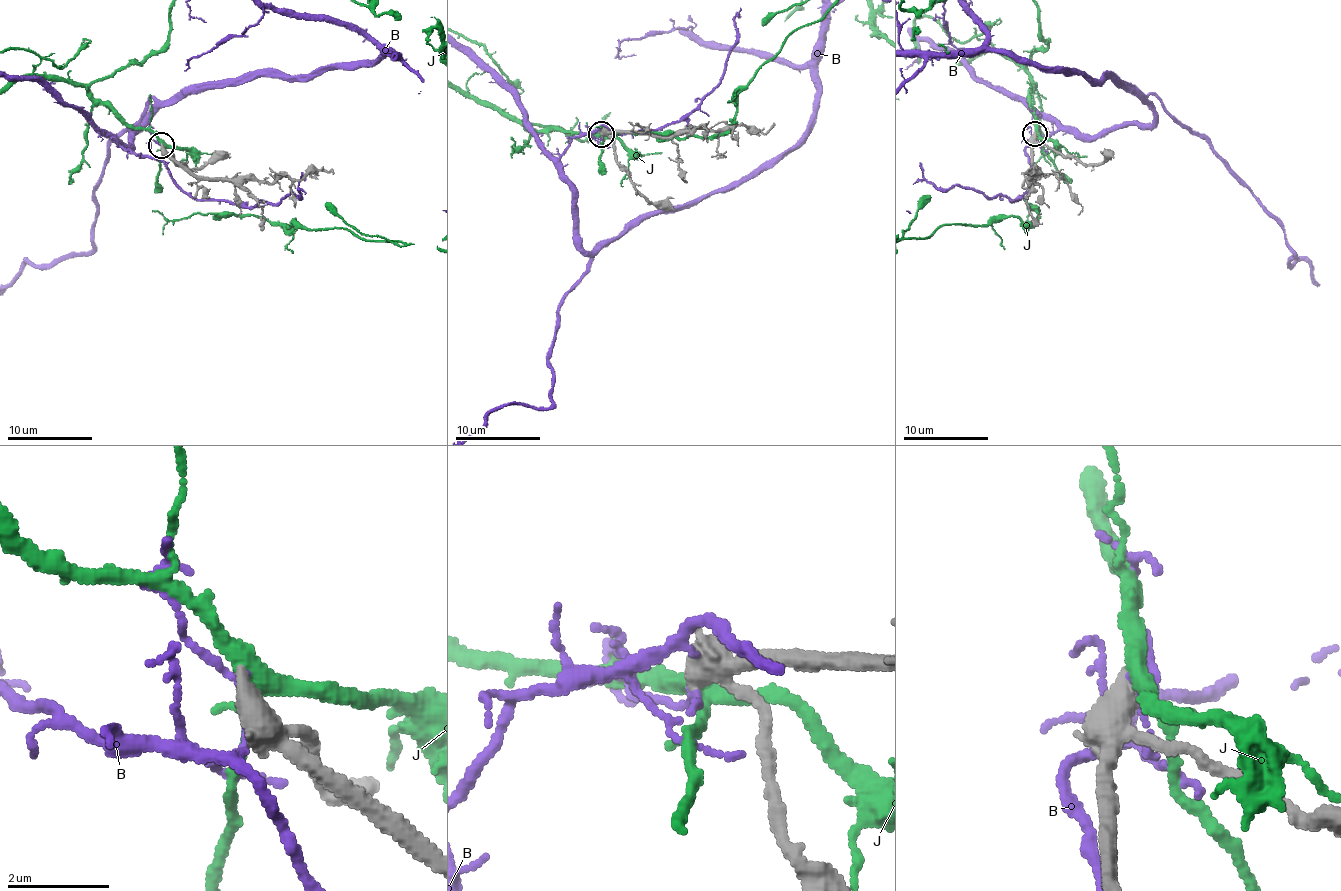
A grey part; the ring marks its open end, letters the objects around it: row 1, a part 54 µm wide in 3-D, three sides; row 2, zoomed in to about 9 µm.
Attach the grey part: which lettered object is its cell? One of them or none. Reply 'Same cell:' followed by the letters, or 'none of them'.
Same cell: none of them

